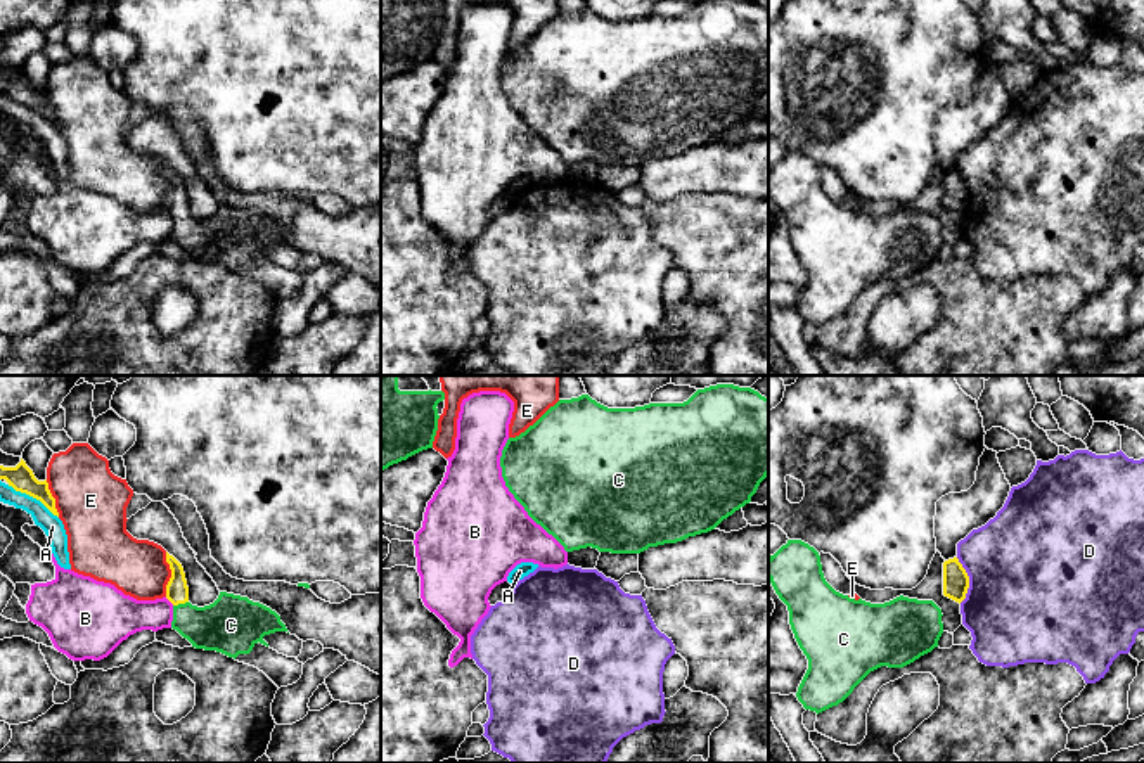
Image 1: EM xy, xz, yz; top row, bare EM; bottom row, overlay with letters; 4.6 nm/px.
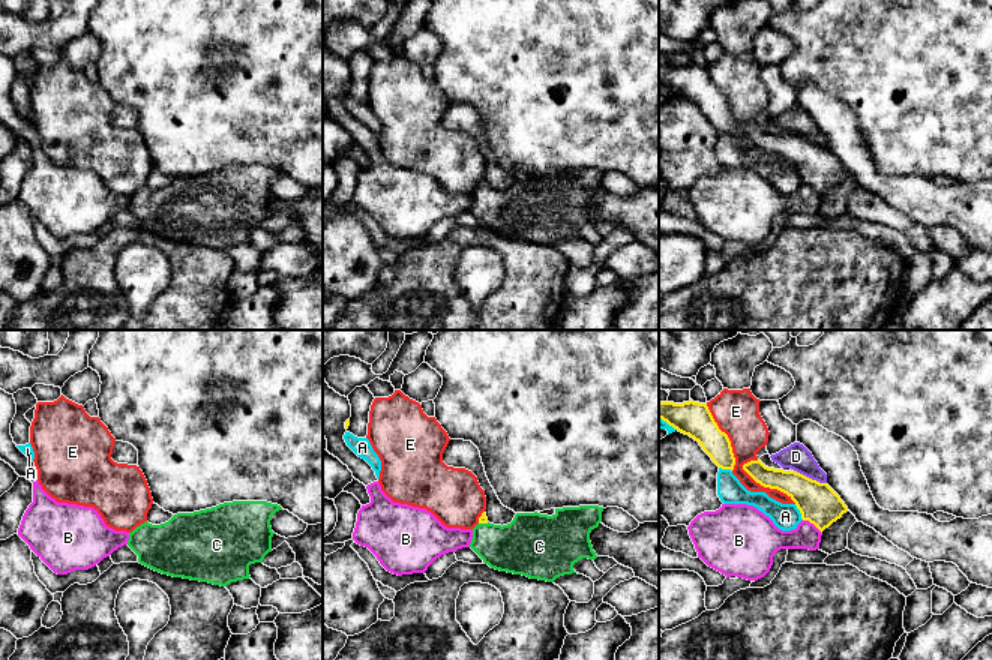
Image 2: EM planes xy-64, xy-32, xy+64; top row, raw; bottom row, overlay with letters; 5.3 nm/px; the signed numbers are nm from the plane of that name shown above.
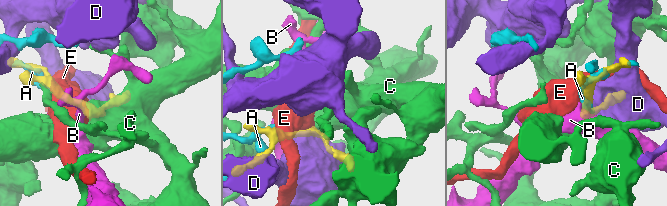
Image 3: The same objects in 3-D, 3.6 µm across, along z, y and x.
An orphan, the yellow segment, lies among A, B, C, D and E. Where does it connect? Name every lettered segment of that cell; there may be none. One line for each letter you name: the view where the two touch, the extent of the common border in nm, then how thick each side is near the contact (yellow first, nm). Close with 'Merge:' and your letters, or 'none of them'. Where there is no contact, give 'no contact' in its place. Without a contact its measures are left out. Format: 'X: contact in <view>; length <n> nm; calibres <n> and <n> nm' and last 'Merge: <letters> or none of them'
C: contact in xy; length 80 nm; calibres 110 and 260 nm
Merge: C

